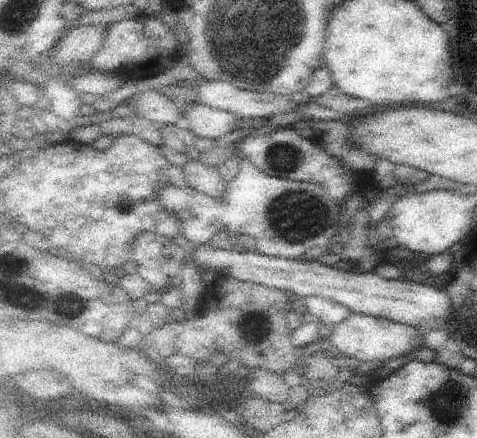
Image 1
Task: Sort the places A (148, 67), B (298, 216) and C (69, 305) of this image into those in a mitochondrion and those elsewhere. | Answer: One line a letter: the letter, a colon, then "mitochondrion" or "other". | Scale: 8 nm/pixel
A: other
B: mitochondrion
C: mitochondrion

